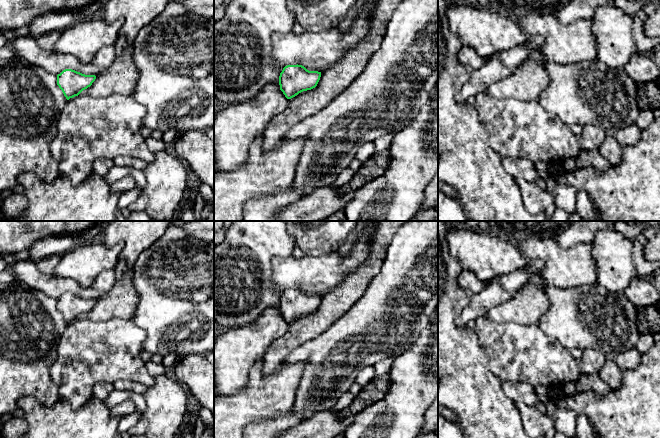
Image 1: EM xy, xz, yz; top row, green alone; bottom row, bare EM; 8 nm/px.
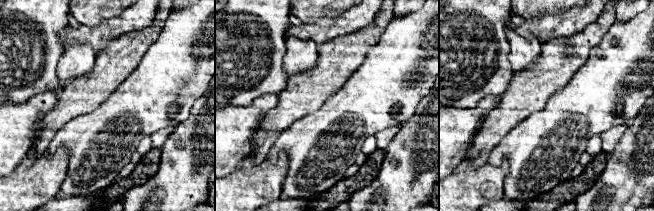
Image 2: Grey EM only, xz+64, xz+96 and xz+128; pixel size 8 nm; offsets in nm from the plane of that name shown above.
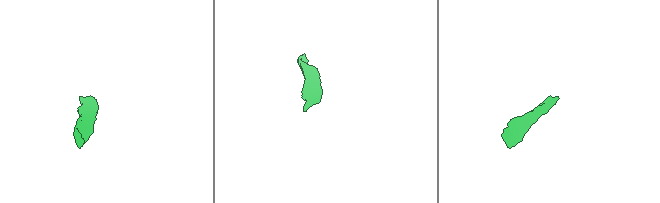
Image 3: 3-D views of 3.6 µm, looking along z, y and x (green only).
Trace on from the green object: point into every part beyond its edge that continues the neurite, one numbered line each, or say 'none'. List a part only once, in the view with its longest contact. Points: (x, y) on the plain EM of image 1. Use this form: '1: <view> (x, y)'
none

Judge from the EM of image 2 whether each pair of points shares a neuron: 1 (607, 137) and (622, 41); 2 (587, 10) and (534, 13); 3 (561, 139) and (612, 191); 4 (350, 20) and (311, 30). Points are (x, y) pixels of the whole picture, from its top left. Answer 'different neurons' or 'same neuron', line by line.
1: different neurons
2: different neurons
3: different neurons
4: same neuron

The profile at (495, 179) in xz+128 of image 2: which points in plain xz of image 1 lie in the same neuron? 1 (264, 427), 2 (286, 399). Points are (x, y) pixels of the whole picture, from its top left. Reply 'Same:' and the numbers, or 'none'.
Same: 2

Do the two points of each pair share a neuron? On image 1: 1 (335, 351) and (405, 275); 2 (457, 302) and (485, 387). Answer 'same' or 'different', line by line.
1: same
2: same

